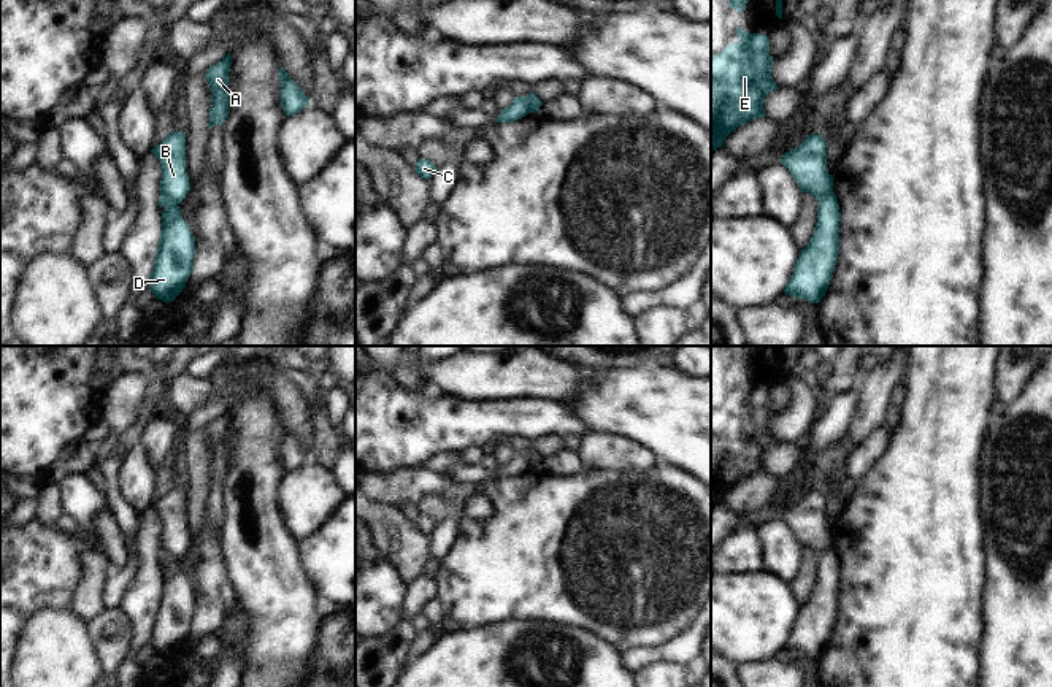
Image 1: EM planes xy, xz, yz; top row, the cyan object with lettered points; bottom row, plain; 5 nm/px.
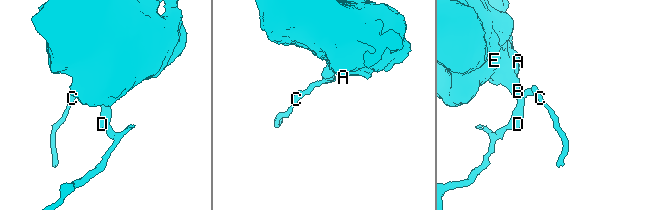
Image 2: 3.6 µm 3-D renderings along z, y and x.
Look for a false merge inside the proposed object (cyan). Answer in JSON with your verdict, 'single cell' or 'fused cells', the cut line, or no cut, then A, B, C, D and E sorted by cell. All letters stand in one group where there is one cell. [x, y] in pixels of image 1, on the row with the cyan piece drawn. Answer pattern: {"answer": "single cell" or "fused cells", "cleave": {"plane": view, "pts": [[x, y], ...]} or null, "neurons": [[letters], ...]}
{"answer": "fused cells", "cleave": {"plane": "xy", "pts": [[161, 192], [176, 205]]}, "neurons": [["A", "B", "E"], ["C", "D"]]}

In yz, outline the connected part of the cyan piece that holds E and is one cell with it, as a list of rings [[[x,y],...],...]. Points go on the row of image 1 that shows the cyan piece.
[[[741,27],[736,35],[738,43],[711,56],[711,152],[738,127],[765,117],[765,97],[777,89],[771,76],[770,38]]]

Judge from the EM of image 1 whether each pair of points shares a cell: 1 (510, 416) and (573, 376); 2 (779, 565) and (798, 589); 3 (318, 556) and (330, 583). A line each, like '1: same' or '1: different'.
1: different
2: different
3: same

